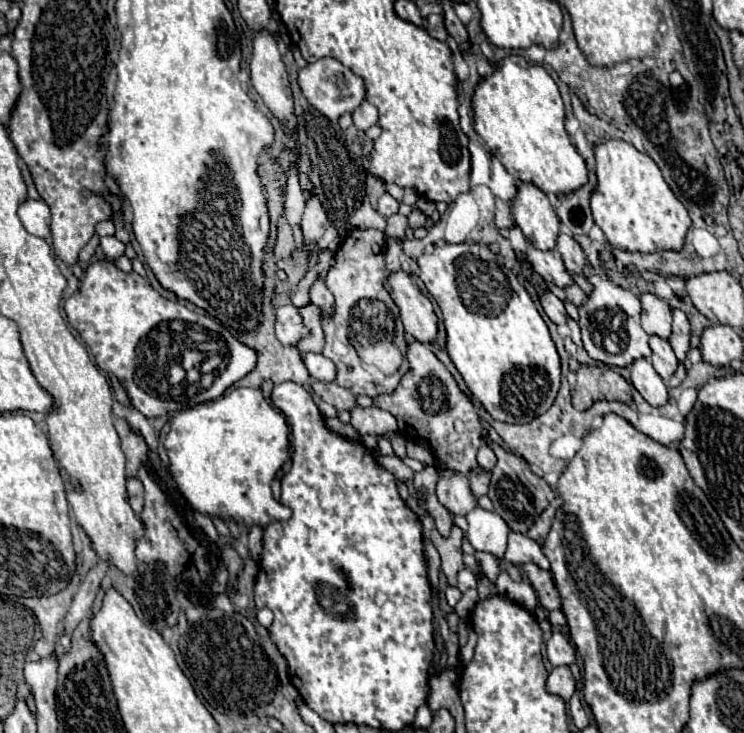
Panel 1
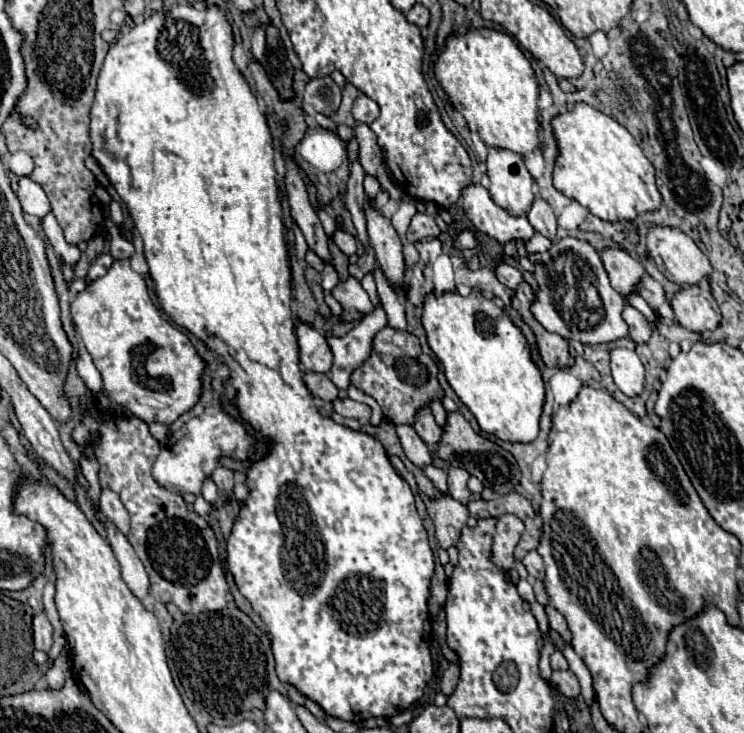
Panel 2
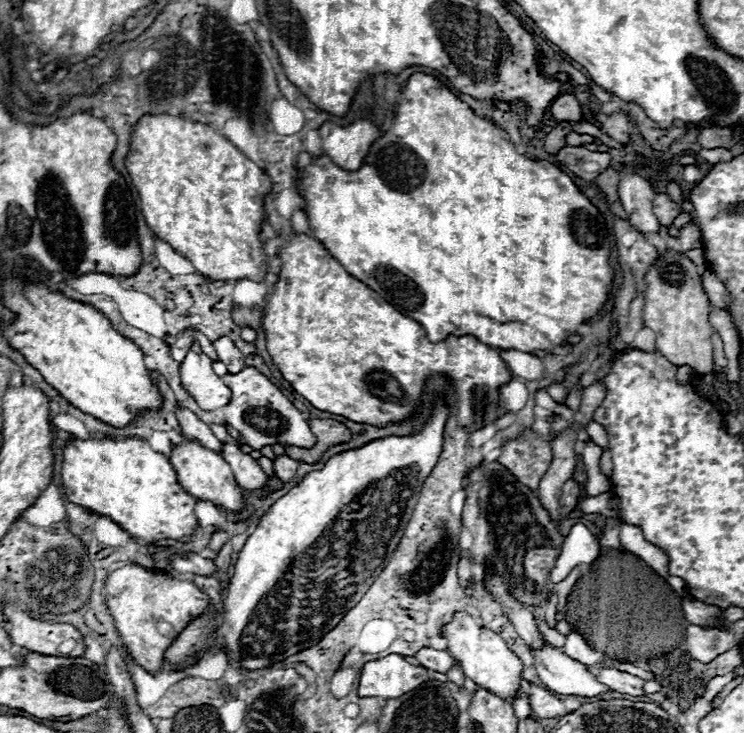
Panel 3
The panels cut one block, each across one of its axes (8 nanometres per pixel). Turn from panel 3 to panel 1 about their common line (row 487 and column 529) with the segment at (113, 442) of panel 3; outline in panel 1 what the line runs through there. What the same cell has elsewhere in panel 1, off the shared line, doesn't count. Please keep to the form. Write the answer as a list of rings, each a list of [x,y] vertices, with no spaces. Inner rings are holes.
[[[520,54],[506,56],[490,76],[478,82],[472,108],[474,130],[512,176],[532,182],[546,194],[566,194],[586,184],[586,164],[564,130],[564,104],[558,86],[542,66],[526,62]]]

